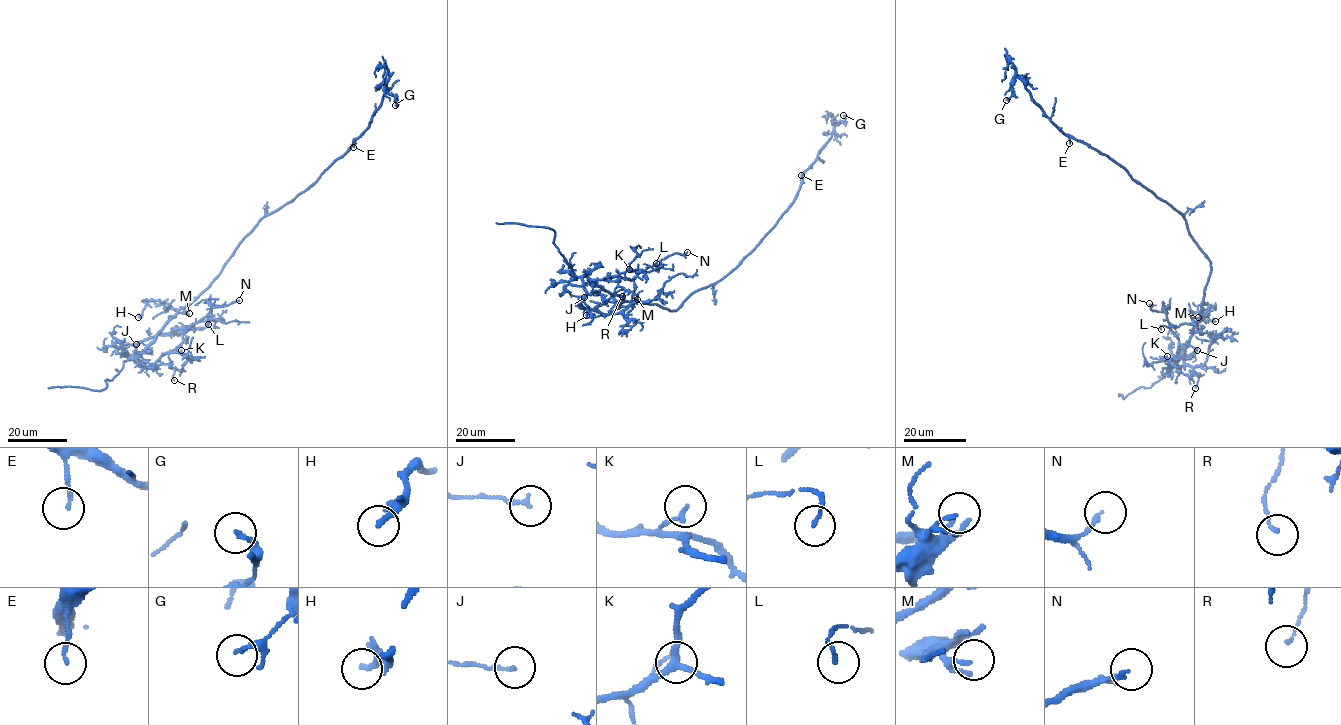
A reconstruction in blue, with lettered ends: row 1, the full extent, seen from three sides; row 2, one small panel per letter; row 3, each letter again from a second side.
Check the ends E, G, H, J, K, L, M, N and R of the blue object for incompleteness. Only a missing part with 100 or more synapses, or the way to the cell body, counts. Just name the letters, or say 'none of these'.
none of these

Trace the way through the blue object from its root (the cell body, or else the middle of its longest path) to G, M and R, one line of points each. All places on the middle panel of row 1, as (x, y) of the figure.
G: (682, 304), (723, 278), (774, 226), (794, 199), (803, 173), (830, 140), (833, 123), (844, 121), (843, 115)
M: (682, 304), (674, 310), (641, 301), (622, 301), (621, 304), (628, 306), (637, 299)
R: (682, 304), (670, 310), (641, 301), (625, 301), (589, 278), (617, 281), (624, 288), (623, 299), (622, 296)

